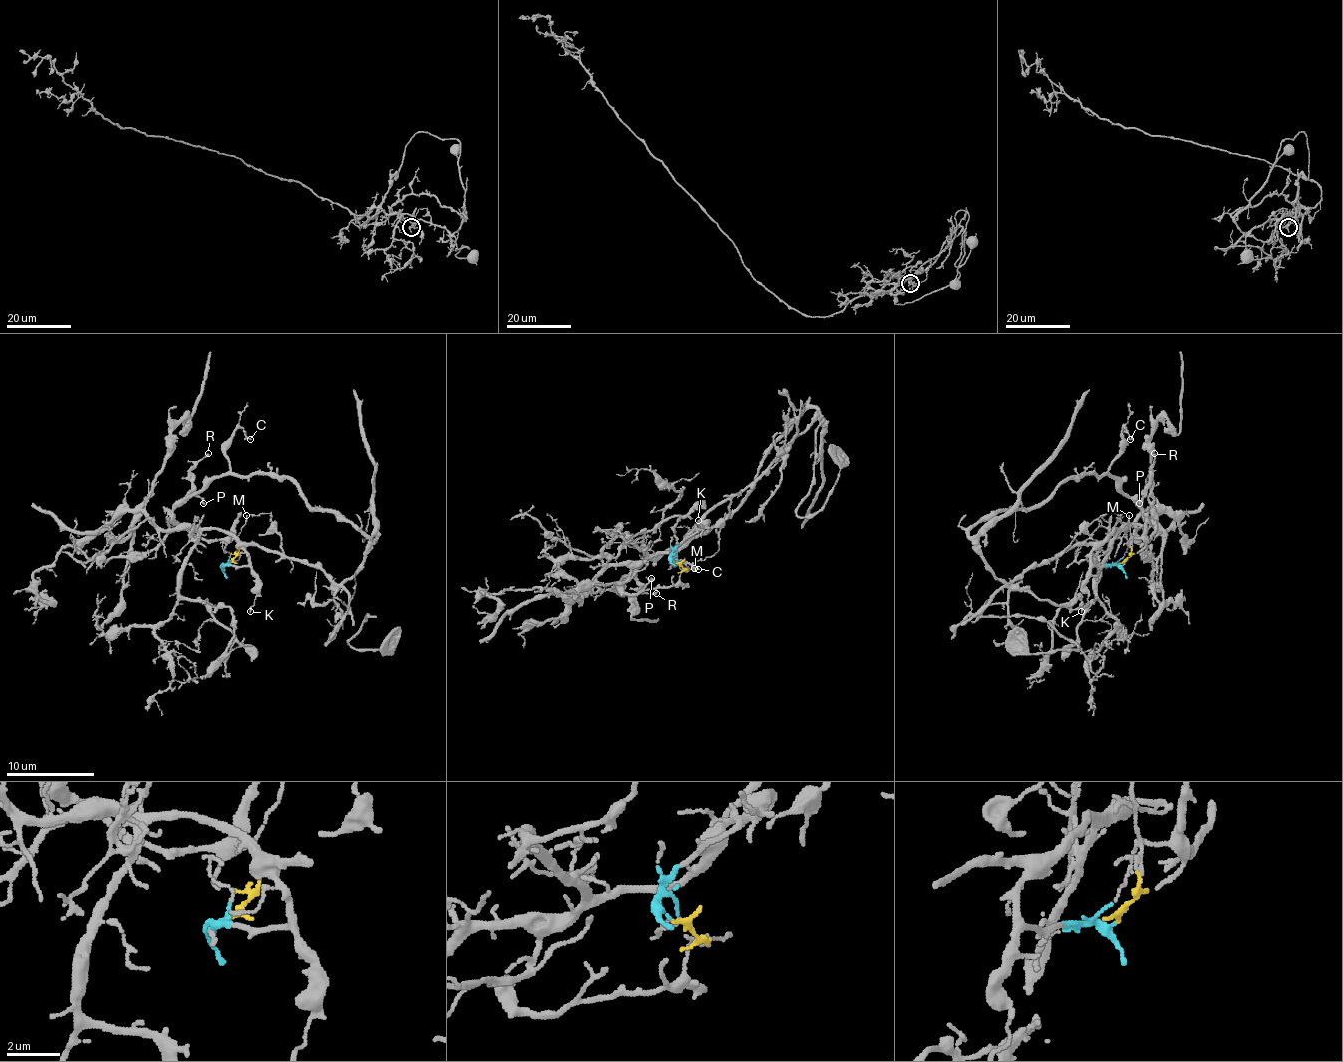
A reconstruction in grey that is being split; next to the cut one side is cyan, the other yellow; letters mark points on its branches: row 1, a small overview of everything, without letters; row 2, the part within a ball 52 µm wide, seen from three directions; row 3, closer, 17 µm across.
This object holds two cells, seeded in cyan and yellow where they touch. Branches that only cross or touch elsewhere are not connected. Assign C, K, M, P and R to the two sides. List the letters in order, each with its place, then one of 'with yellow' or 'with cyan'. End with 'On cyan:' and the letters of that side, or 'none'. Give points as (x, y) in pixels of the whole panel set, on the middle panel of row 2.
C: (698, 569) | with yellow
K: (698, 520) | with cyan
M: (694, 568) | with yellow
P: (651, 578) | with yellow
R: (656, 593) | with yellow
On cyan: K

